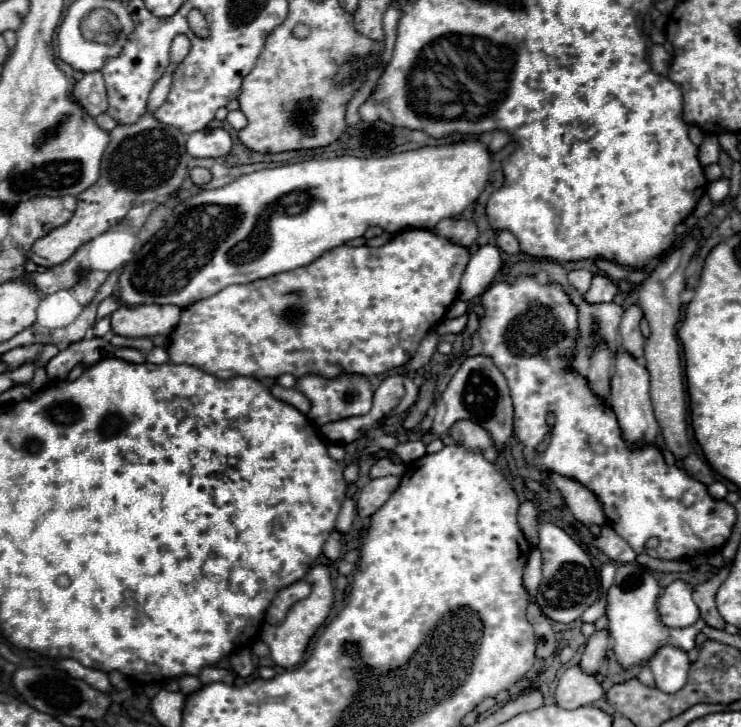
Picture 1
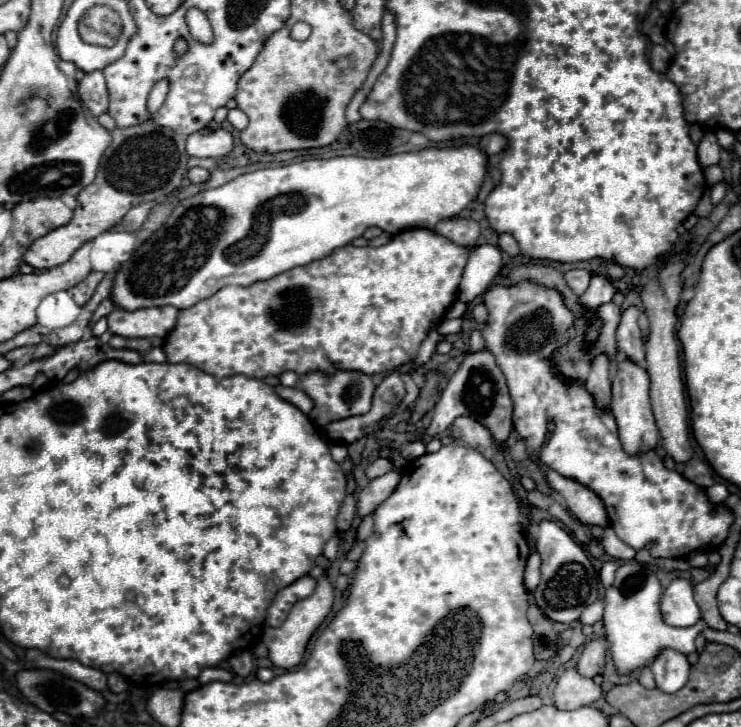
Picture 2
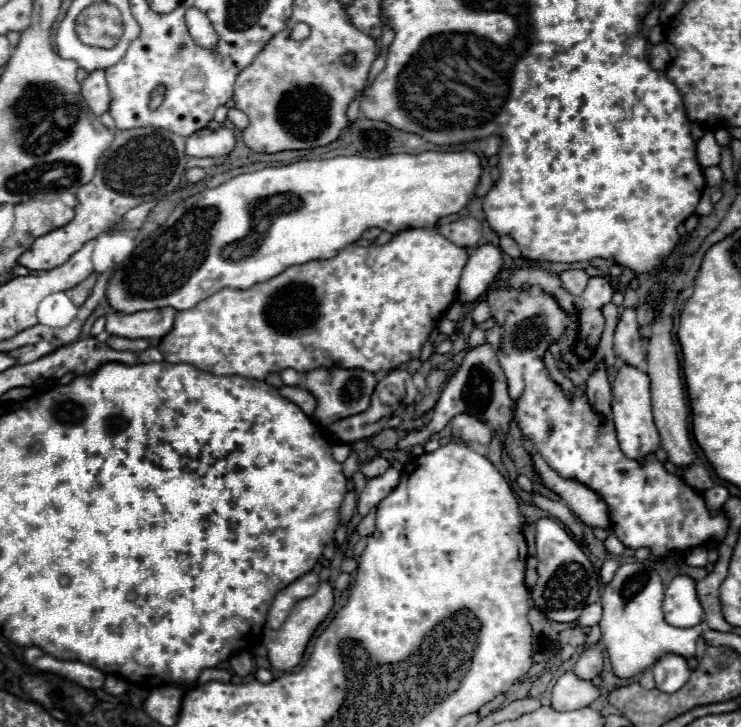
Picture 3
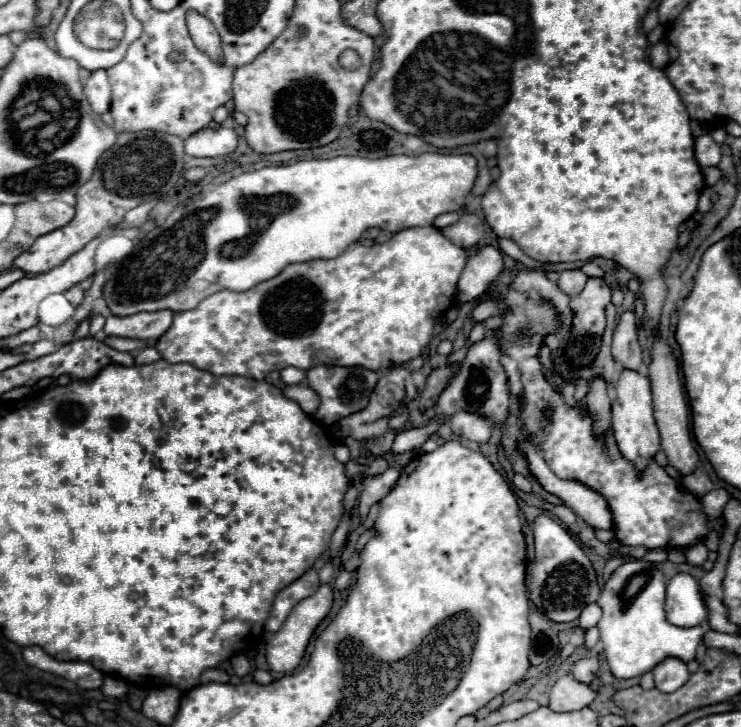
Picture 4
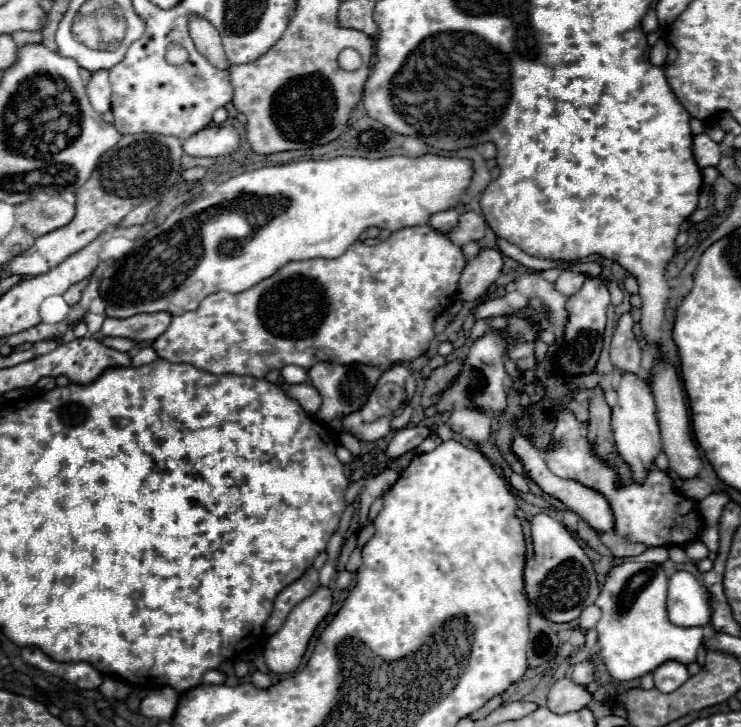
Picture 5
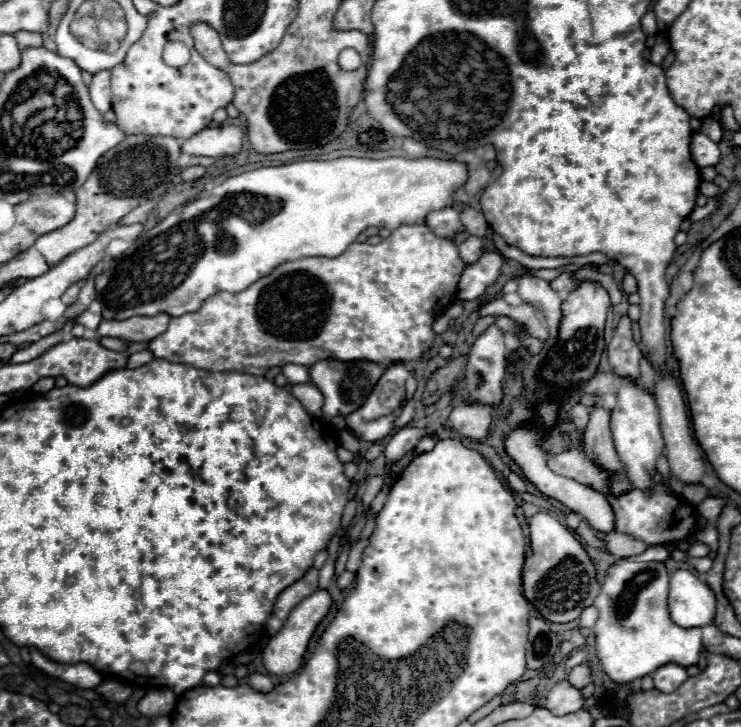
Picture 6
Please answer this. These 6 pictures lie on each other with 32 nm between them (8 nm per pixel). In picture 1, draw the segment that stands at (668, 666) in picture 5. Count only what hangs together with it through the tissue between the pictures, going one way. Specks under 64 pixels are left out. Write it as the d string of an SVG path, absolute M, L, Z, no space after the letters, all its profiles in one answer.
M664 644L650 658L648 666L652 668L656 688L660 688L662 692L676 692L686 682L690 658L684 650L670 646L670 644Z

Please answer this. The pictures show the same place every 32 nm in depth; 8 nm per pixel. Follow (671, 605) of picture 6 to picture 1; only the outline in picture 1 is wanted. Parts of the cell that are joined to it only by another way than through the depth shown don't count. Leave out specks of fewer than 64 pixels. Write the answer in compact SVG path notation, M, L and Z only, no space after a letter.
M682 580L672 582L658 600L660 620L668 628L686 628L698 620L698 606L692 600L690 586Z

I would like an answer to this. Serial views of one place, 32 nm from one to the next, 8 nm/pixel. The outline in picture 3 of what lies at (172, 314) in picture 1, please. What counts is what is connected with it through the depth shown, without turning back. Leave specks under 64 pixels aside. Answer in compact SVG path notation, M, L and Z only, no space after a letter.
M144 310L144 314L108 314L106 332L124 338L164 338L174 326L176 310Z

